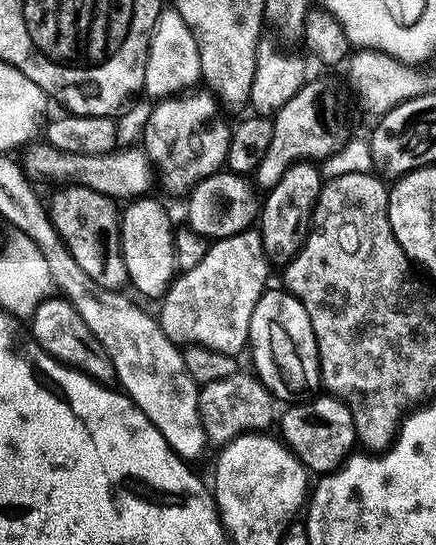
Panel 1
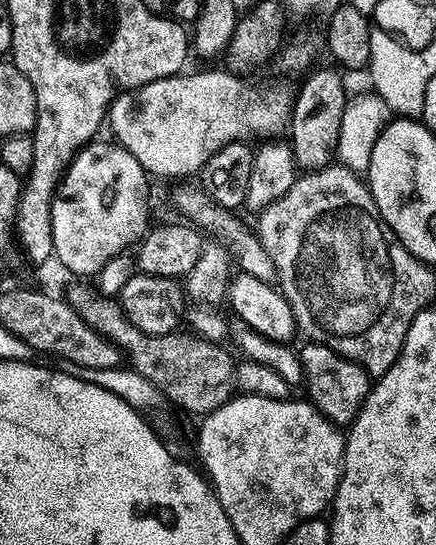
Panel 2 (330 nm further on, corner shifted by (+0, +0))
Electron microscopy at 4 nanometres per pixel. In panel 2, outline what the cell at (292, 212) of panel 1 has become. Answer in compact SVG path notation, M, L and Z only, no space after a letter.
M335 67L332 68L320 68L317 72L309 71L307 73L309 76L304 80L304 85L301 88L299 86L295 93L295 104L290 125L290 137L292 136L290 147L296 159L297 169L304 172L317 172L320 168L329 167L337 159L338 130L342 130L342 114L346 110L350 96L349 93L344 93L344 80L339 76L341 73Z

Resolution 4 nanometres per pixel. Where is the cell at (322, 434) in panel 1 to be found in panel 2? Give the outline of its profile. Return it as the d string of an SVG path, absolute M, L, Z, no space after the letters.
M304 342L304 345L299 345L298 355L300 365L304 371L303 391L306 390L307 399L317 408L329 422L337 426L351 425L356 419L356 415L360 412L360 407L363 406L365 398L368 396L370 387L370 377L368 372L362 366L358 366L354 361L347 360L345 356L340 356L334 350L330 350L324 344L313 344Z

